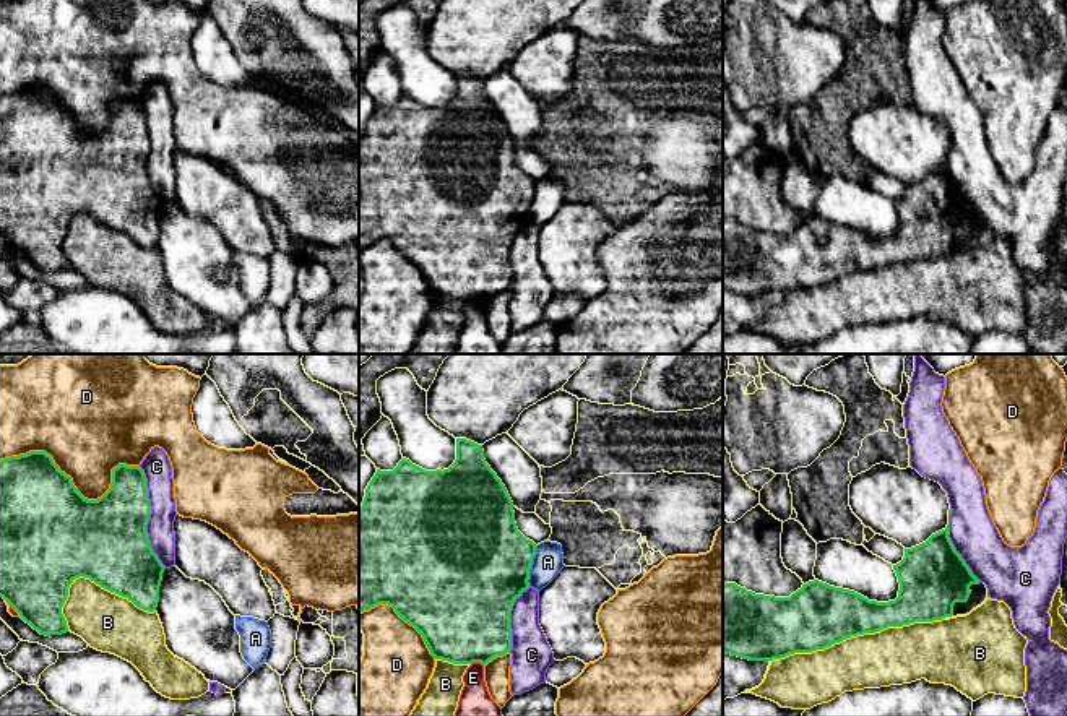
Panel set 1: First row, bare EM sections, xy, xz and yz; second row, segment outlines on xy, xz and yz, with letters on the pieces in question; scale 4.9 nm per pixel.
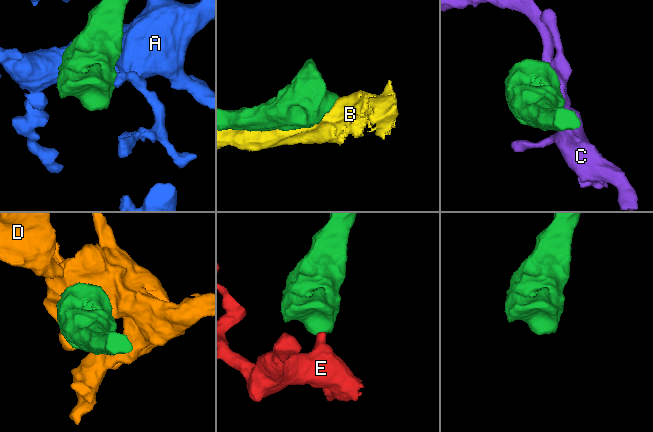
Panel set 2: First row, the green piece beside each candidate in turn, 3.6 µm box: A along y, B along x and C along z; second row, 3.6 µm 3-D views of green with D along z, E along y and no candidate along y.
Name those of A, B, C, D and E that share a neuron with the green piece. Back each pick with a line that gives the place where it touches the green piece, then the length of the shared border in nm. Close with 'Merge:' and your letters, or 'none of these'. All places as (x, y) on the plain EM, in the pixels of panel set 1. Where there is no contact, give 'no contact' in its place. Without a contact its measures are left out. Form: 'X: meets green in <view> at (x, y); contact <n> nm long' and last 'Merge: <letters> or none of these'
Merge: none of these

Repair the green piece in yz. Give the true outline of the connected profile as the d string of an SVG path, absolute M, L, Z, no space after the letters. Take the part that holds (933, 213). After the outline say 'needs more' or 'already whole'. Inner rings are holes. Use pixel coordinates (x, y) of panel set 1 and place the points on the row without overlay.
M945 166L926 179L905 185L905 193L893 201L900 227L895 237L877 239L819 216L802 221L789 234L755 231L736 219L723 219L723 291L749 297L773 297L794 289L825 286L846 274L875 270L888 263L914 258L934 258L953 252L957 239L966 239L971 221L981 218L955 187Z; already whole

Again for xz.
M456 75L456 96L448 106L426 107L403 94L393 107L377 106L365 125L362 143L359 144L359 250L378 240L388 240L424 274L435 295L453 300L481 299L486 302L497 292L512 286L510 247L516 234L529 224L529 206L536 192L536 180L526 175L516 164L513 138L490 102L484 96L482 81L466 75Z; already whole

